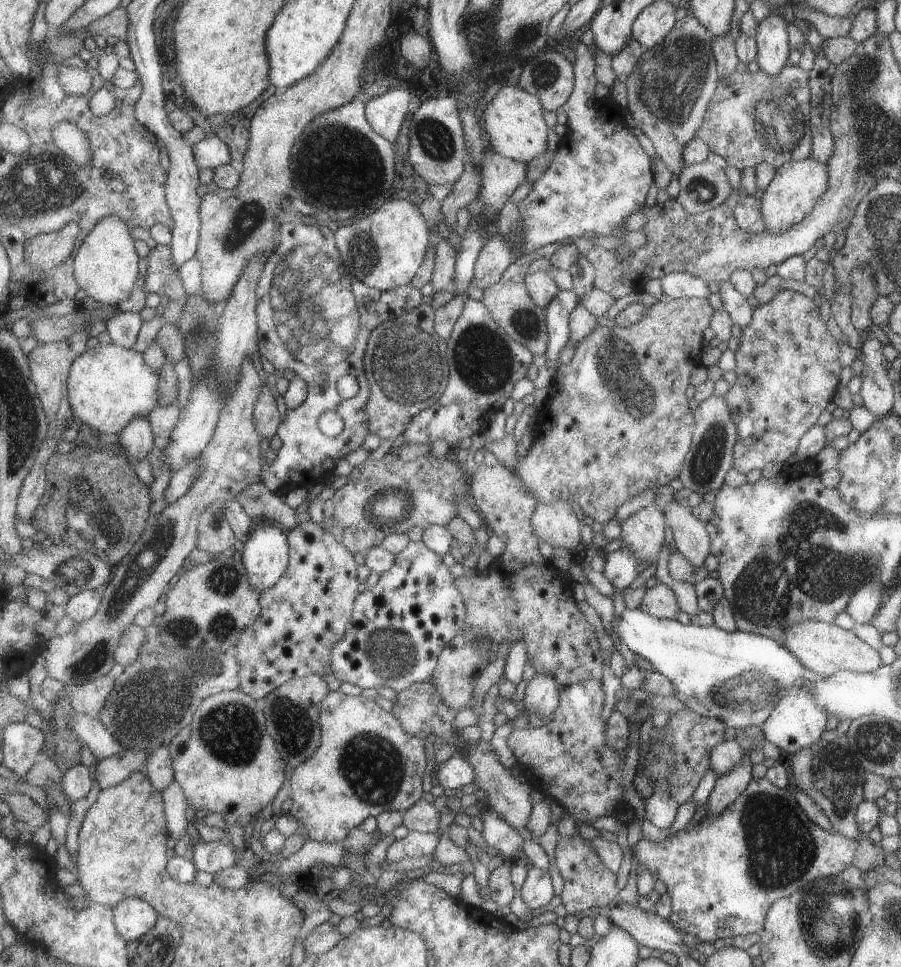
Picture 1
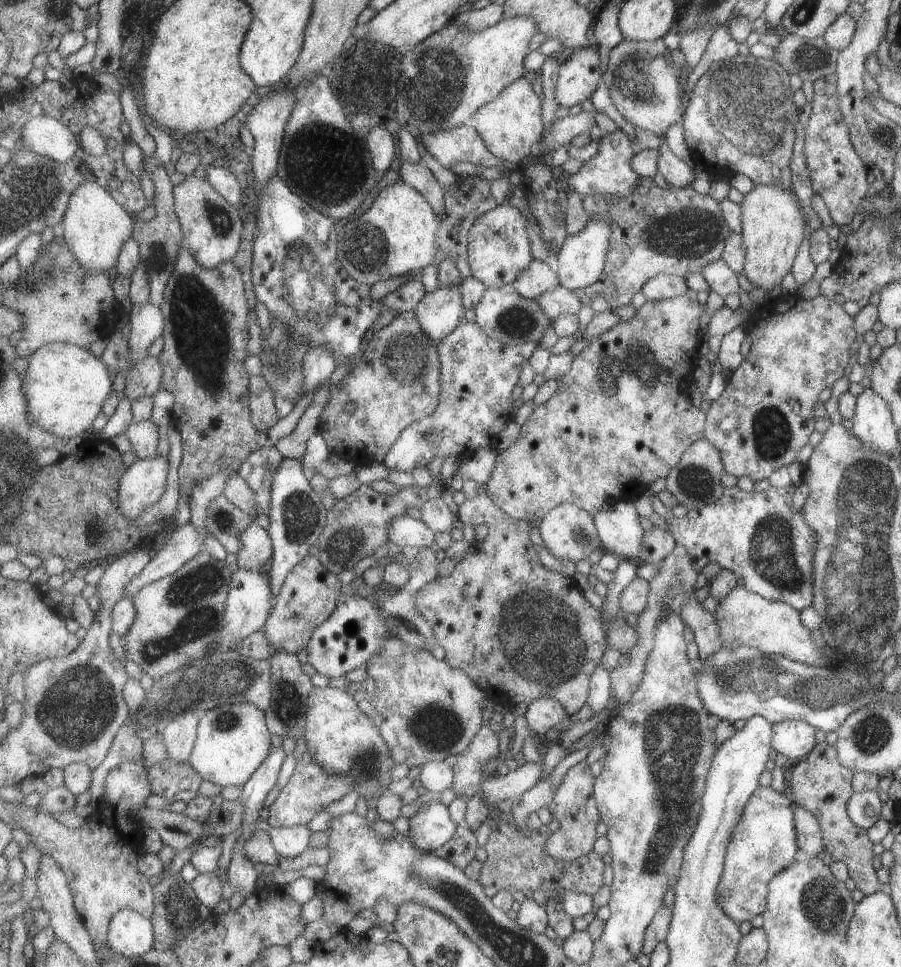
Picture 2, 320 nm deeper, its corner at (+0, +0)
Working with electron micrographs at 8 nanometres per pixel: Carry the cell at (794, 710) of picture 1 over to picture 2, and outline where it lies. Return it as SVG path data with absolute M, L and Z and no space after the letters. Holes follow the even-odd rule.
M805 720L775 722L771 732L771 748L789 760L799 761L815 746L815 728Z

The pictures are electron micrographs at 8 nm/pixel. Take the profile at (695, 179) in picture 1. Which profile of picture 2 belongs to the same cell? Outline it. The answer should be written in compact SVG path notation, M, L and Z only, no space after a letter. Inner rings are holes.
M661 141L659 147L661 158L659 158L658 172L663 176L665 181L674 188L686 189L697 178L697 168L687 166L687 162L677 158L675 152L669 148L669 144Z

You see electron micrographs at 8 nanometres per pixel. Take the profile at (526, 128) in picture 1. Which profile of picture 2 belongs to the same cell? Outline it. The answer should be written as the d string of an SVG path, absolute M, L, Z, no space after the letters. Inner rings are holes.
M528 76L519 78L510 87L504 89L493 102L487 102L474 115L472 124L481 134L487 148L501 158L511 167L521 167L534 152L535 144L538 144L546 134L545 120L543 120L542 98L533 90L532 79Z

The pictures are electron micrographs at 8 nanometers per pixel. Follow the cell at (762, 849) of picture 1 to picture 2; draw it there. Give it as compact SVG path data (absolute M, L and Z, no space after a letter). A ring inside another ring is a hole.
M759 786L747 800L741 819L731 832L722 876L715 888L715 902L729 920L739 925L751 922L755 916L766 911L770 880L800 855L799 846L795 844L797 839L791 802L774 789Z

